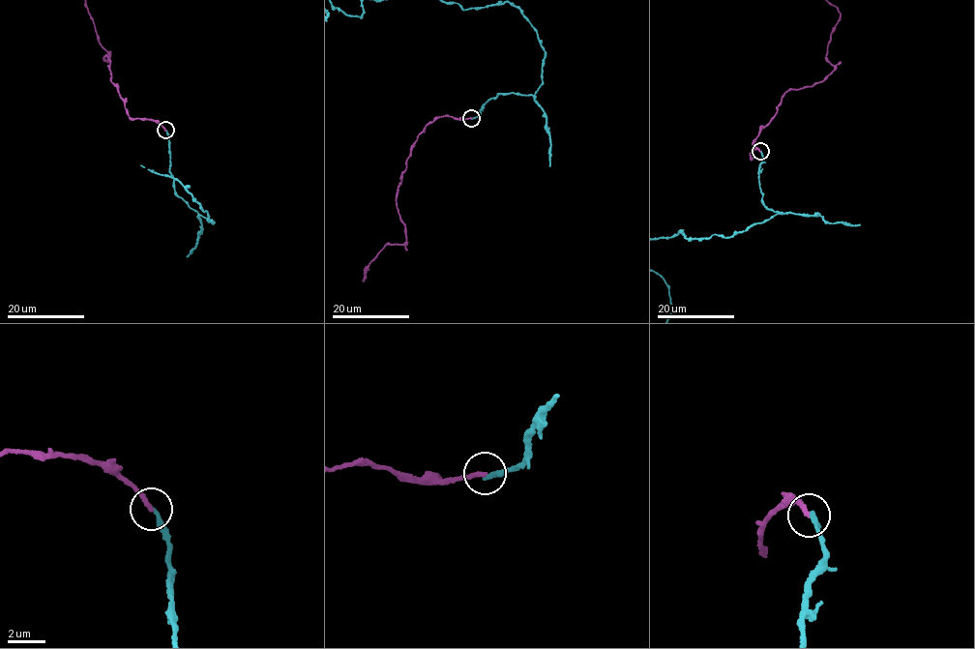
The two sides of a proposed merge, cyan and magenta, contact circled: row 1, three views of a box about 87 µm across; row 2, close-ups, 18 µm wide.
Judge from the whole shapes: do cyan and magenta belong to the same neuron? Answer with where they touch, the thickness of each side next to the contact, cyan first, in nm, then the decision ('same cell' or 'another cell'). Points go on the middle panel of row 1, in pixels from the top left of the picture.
place (471, 118); calibres 260 and 240 nm; another cell

